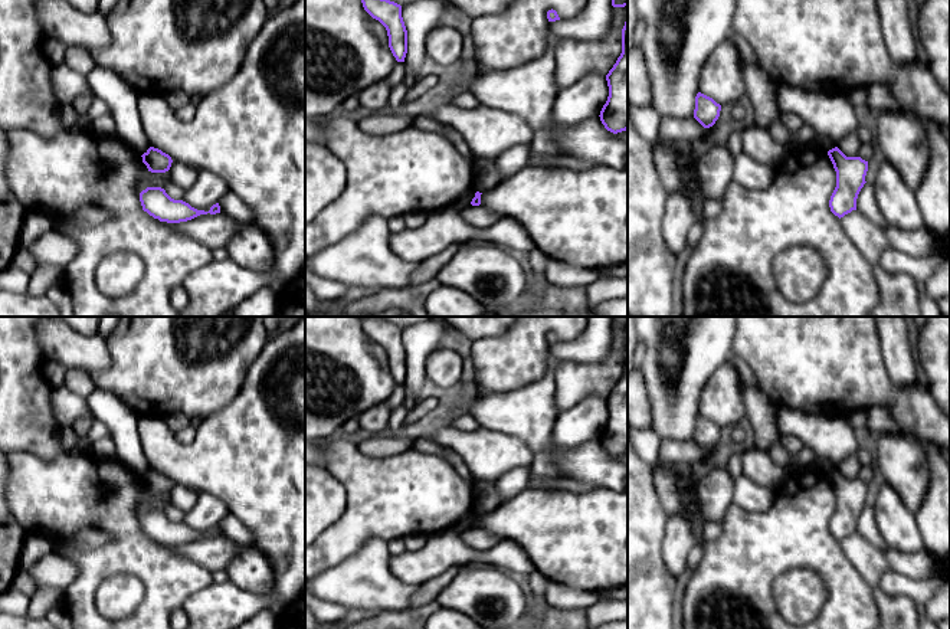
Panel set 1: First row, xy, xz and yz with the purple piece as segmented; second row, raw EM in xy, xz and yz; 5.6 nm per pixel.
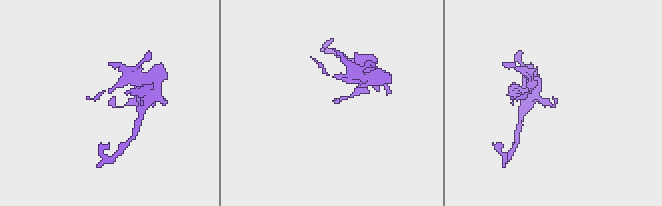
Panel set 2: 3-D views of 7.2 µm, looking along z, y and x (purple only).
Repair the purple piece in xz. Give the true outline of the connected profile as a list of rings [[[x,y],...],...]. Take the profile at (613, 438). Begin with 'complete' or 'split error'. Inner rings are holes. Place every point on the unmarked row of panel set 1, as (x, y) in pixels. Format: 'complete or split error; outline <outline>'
complete; outline [[[628,343],[622,351],[622,376],[606,397],[609,419],[600,443],[613,456],[628,452]]]

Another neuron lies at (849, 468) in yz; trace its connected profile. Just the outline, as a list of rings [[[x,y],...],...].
[[[856,453],[849,455],[845,459],[845,462],[838,466],[838,471],[846,479],[858,479],[859,469],[861,469],[861,463],[859,463]]]

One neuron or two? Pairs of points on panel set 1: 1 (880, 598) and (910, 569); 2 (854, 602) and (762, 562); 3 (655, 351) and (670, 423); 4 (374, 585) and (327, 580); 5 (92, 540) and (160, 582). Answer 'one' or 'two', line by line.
1: two
2: one
3: one
4: one
5: two

